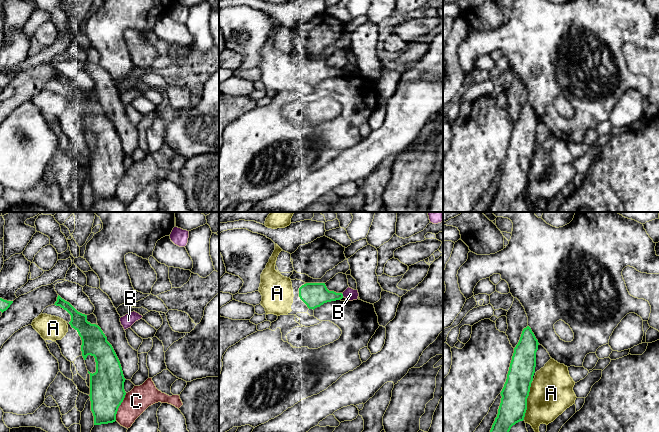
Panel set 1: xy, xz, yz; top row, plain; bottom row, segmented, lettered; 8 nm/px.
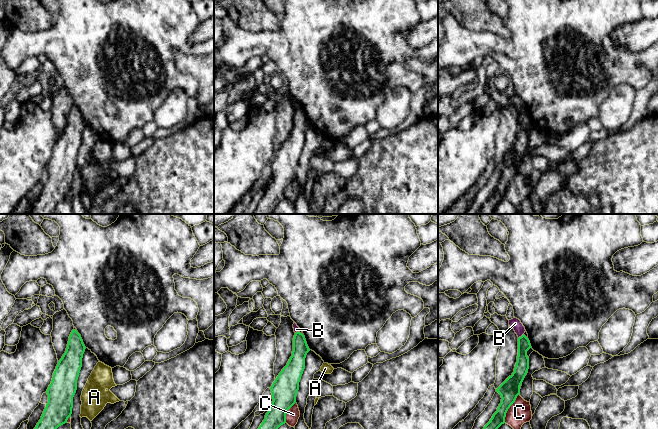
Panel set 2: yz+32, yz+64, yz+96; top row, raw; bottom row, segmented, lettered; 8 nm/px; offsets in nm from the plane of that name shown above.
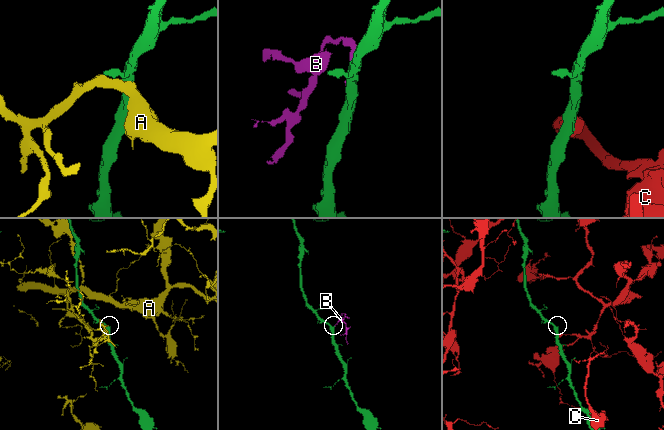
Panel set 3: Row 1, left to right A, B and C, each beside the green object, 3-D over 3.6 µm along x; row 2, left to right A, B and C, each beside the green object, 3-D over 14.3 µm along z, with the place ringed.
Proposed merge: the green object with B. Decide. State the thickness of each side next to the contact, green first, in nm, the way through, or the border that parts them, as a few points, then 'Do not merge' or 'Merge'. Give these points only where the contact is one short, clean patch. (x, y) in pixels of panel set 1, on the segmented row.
Thickness 200 nm (green) against 100 nm. Boundary: xz (341, 293), (343, 296). Do not merge

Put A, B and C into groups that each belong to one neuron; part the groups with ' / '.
A / B / C

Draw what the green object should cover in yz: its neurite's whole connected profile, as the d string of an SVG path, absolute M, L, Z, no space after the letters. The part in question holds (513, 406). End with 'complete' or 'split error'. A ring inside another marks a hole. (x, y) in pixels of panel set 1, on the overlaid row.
M524 328L514 348L507 379L500 393L502 398L498 414L490 432L509 432L513 425L524 420L538 345L531 328Z; complete

